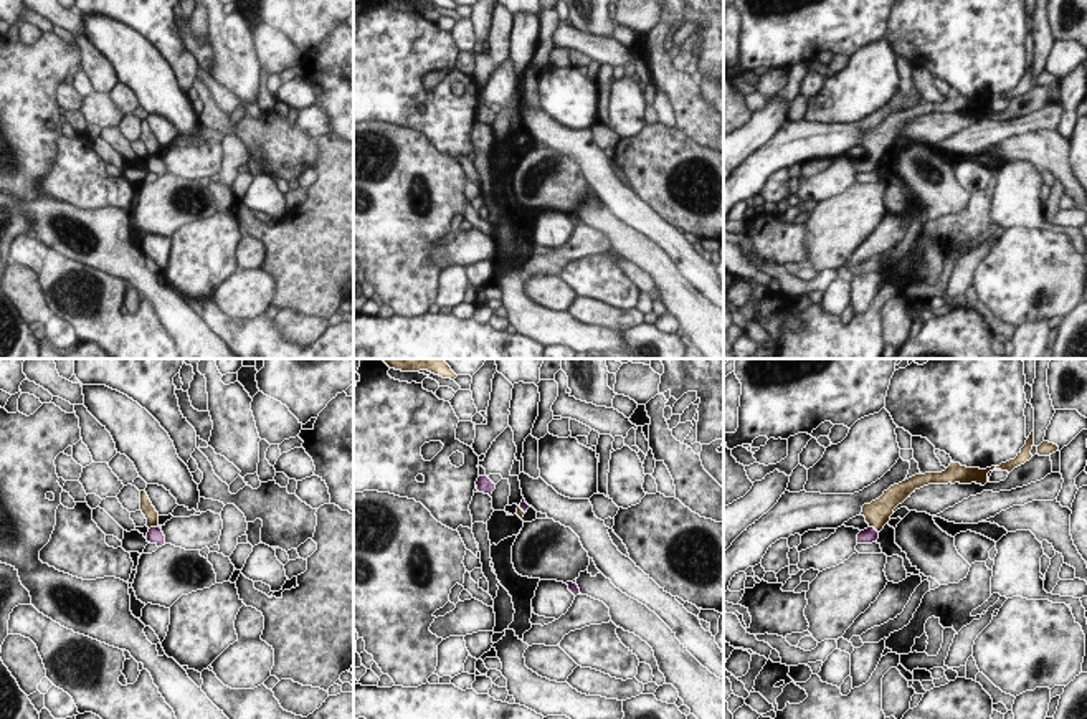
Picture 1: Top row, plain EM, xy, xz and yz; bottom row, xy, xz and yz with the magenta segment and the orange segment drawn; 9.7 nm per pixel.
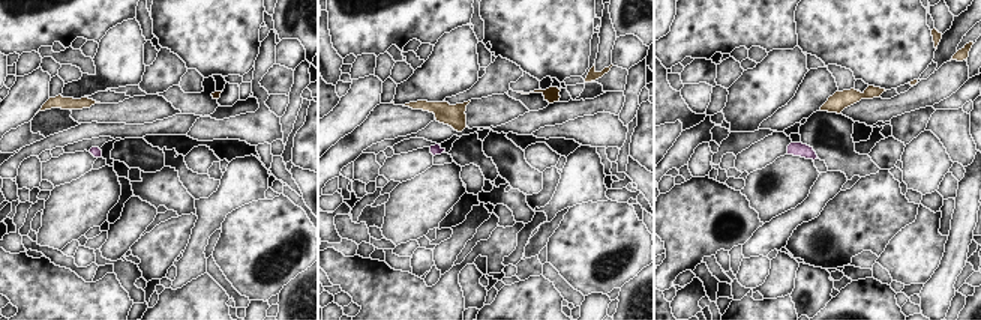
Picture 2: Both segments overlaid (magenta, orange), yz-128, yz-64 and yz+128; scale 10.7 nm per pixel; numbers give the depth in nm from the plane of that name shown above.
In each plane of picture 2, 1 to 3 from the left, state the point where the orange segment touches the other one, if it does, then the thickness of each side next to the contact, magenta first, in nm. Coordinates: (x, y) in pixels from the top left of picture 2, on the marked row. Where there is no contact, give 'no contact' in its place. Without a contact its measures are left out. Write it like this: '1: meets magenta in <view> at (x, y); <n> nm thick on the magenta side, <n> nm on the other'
1: no contact
2: no contact
3: no contact

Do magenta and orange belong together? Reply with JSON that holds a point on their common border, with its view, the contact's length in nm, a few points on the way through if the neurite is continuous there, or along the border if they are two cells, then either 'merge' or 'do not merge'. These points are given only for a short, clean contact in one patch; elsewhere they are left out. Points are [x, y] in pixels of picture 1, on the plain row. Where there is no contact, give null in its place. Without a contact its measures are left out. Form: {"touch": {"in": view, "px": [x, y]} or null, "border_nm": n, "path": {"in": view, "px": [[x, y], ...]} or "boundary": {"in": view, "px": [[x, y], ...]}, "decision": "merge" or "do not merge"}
{"touch": {"in": "yz", "px": [874, 159]}, "border_nm": 120, "path": {"in": "yz", "px": [[868, 166], [874, 159], [878, 142]]}, "decision": "merge"}

